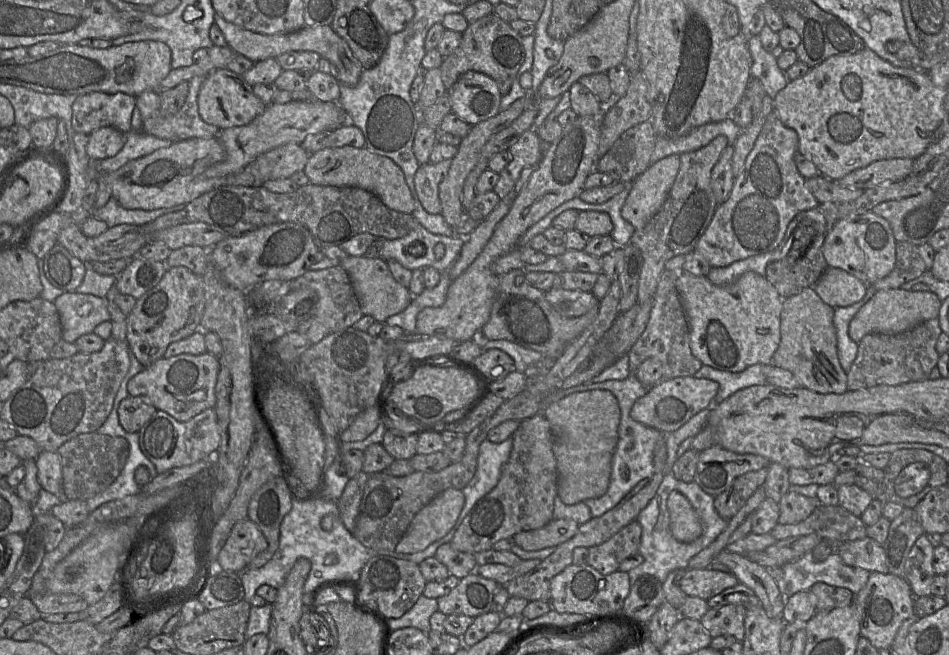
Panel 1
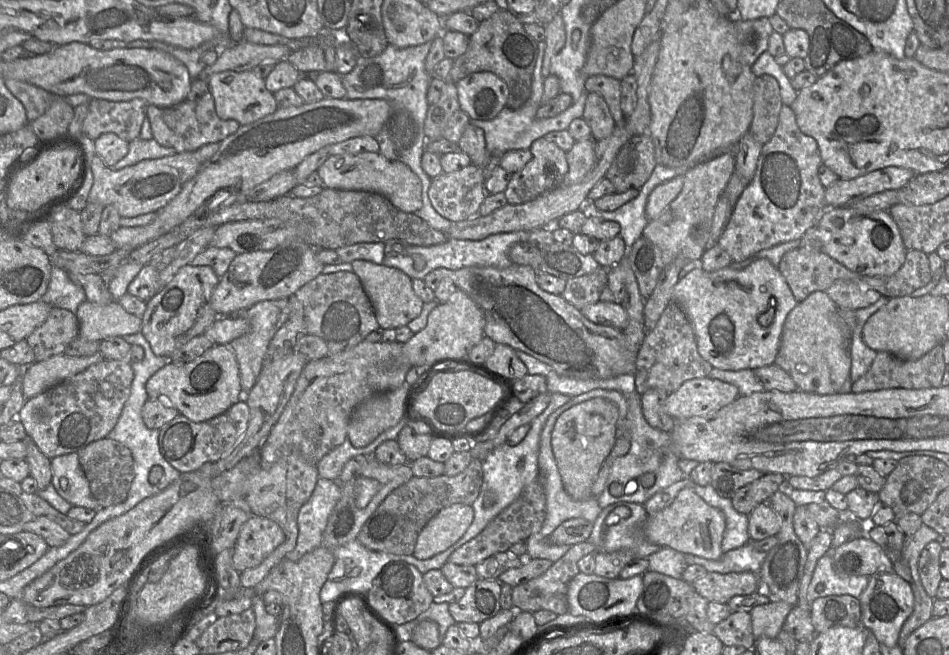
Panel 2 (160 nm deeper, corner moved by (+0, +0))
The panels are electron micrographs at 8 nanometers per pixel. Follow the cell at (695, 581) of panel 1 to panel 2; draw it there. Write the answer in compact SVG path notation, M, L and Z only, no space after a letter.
M754 572L717 573L706 575L692 583L695 591L709 602L727 604L734 596L757 592L761 587L759 575Z

